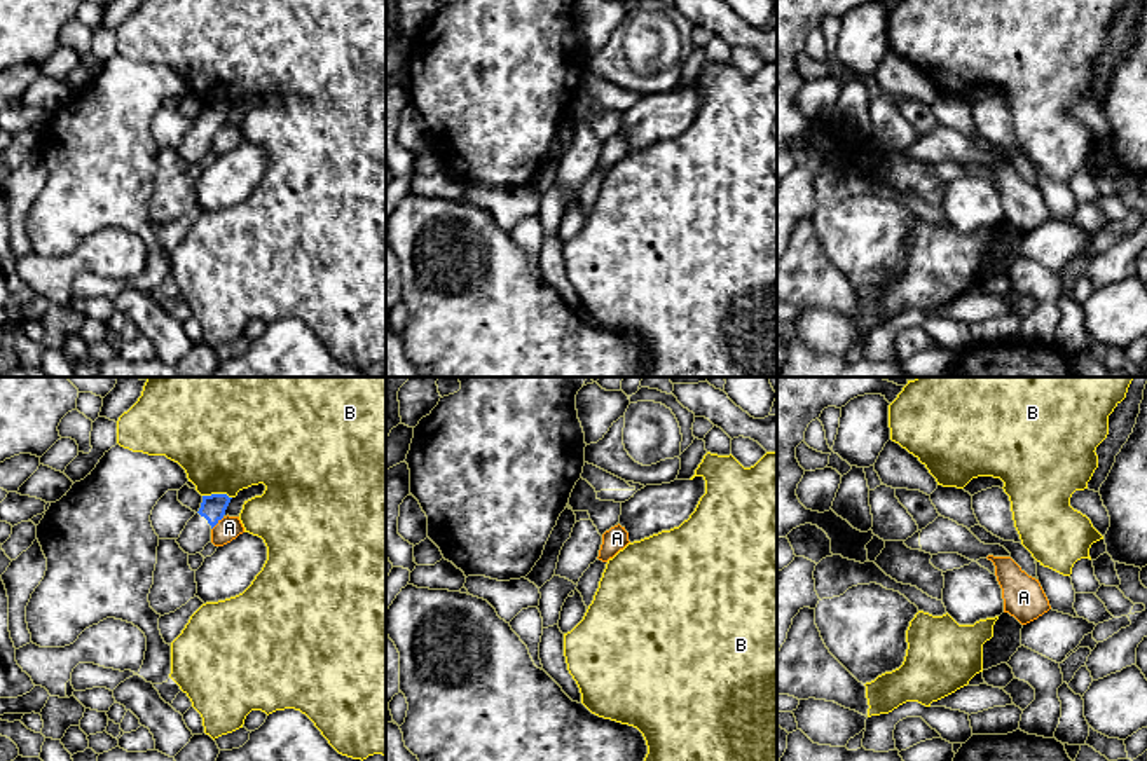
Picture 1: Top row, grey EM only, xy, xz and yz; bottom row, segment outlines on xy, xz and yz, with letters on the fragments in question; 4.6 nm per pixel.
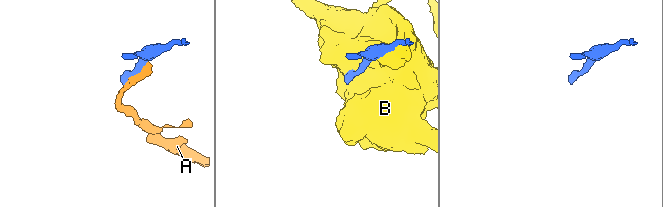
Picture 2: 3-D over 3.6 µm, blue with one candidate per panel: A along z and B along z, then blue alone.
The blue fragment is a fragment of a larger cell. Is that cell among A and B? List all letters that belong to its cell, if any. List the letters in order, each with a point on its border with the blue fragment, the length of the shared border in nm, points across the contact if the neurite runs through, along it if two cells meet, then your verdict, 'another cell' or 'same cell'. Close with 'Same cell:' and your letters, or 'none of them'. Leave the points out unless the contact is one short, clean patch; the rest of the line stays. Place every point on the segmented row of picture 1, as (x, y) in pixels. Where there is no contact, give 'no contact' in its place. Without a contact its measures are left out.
A: meets blue in xy at (217, 522); contact 90 nm long; another cell
B: meets blue in xy at (217, 494); contact 140 nm long; another cell
Same cell: none of them

